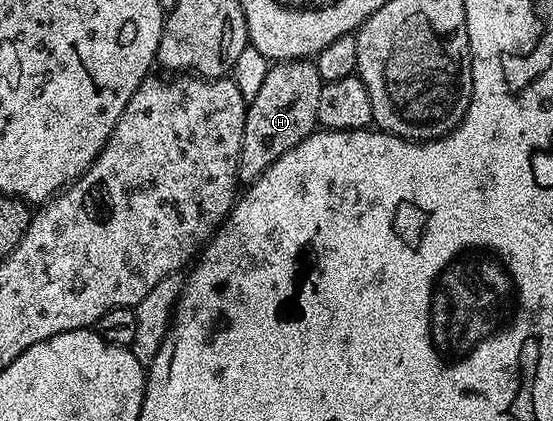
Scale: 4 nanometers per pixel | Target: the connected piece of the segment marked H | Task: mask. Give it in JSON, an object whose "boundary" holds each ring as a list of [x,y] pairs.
{"boundary":[[[290,60],[270,65],[259,93],[248,99],[245,107],[245,127],[241,158],[237,161],[237,176],[242,183],[251,184],[283,152],[291,152],[308,134],[318,129],[317,109],[323,85],[316,65],[309,60]]]}

